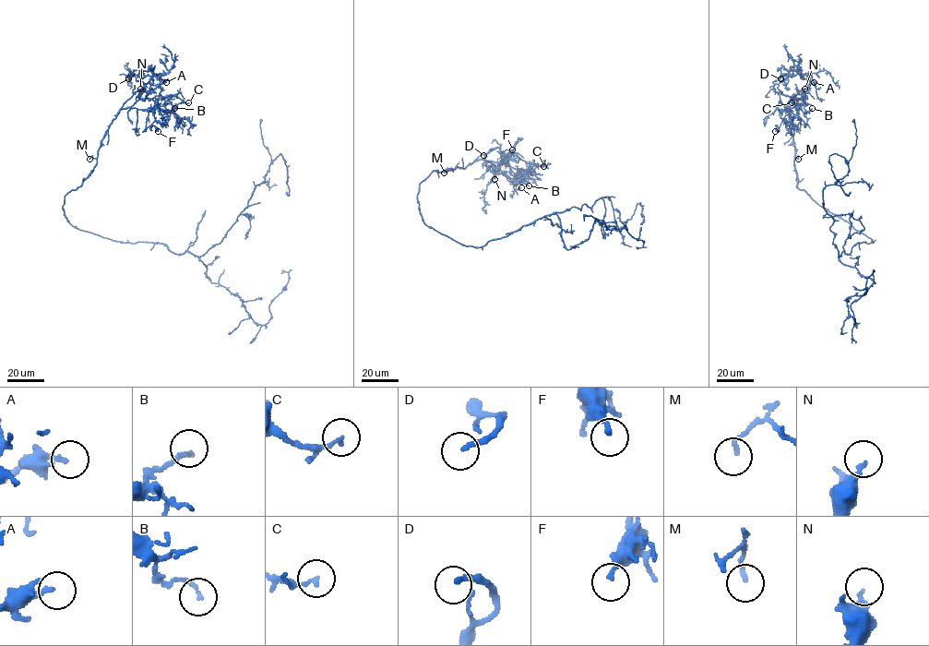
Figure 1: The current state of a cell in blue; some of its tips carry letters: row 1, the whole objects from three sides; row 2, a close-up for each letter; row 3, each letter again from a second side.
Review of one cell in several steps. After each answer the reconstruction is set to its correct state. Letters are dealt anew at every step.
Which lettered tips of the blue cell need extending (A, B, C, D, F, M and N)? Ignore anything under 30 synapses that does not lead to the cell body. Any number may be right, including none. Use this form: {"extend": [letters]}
{"extend": []}

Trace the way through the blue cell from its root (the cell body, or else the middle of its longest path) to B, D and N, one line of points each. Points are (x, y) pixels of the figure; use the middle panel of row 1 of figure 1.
B: (452, 239), (427, 226), (420, 212), (419, 185), (434, 171), (464, 168), (480, 159), (503, 161), (529, 185)
D: (452, 239), (422, 221), (419, 185), (434, 171), (464, 168), (492, 148), (506, 162), (486, 171), (483, 155)
N: (452, 239), (422, 221), (417, 197), (419, 185), (434, 171), (464, 168), (480, 159), (494, 164), (494, 179)

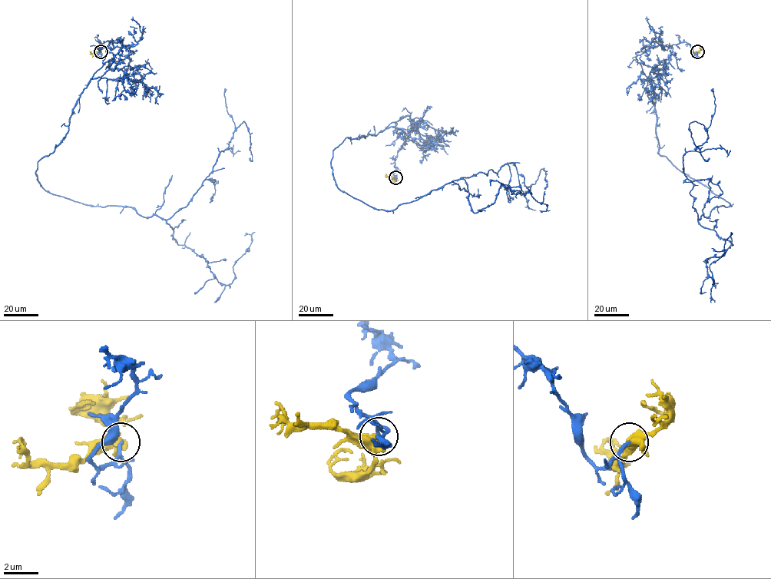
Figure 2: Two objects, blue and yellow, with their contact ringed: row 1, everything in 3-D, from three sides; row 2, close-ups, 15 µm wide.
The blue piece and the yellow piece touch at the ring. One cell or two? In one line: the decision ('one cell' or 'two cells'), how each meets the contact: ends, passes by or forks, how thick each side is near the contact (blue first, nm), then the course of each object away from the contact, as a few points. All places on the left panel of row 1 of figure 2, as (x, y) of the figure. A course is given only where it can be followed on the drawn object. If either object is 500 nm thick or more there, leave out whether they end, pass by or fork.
two cells; blue passes by; yellow forks there; 130 nm thick on the blue side, 400 nm on the other; blue runs (100, 51), (100, 41), (120, 48), (38, 162), (41, 186), (163, 218), (226, 285), (244, 236); yellow runs (100, 51), (95, 54), (90, 51)

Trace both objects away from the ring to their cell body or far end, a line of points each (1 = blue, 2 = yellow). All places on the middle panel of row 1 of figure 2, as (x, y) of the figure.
1: (395, 177), (408, 116), (333, 150), (336, 186), (376, 209), (462, 178), (474, 213), (501, 185), (540, 210)
2: (395, 177), (385, 175)

